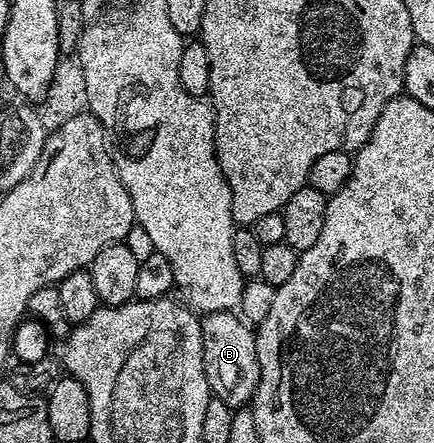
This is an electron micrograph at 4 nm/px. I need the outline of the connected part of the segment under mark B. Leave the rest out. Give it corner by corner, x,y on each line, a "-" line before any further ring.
235,310
209,311
202,326
206,381
213,396
233,409
240,409
251,404
252,395
256,392
256,386
260,380
256,336
253,328

